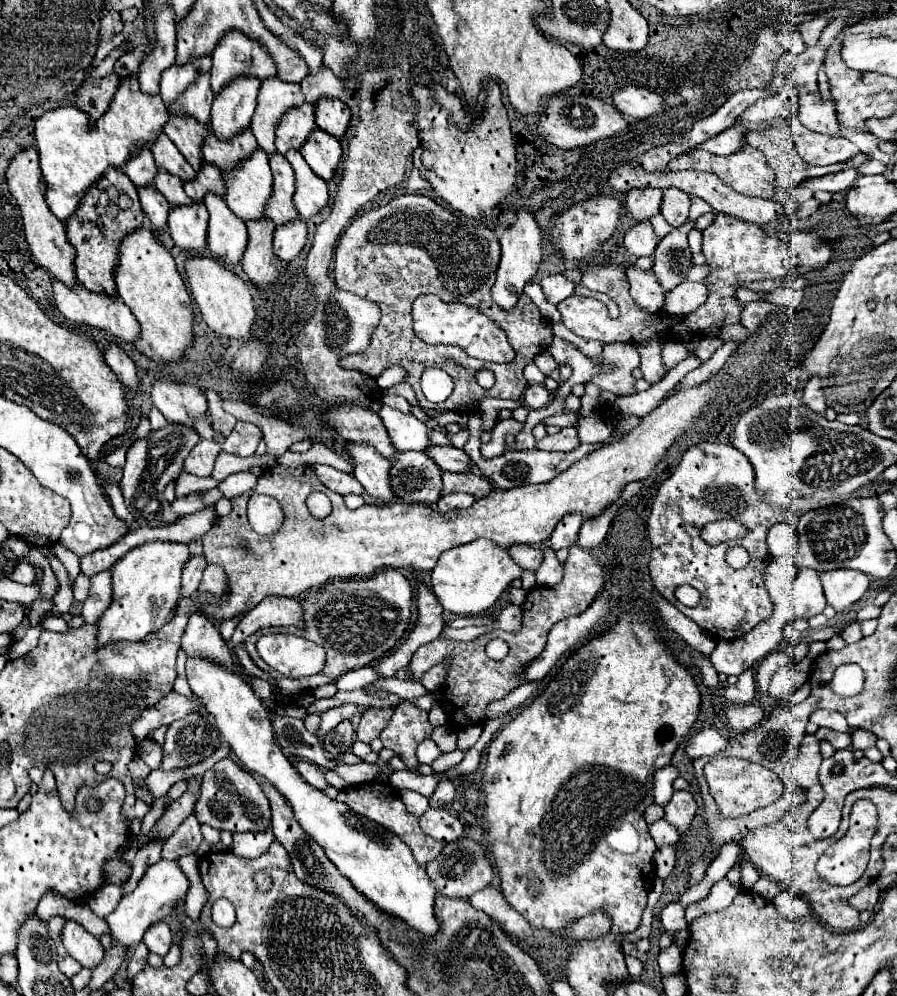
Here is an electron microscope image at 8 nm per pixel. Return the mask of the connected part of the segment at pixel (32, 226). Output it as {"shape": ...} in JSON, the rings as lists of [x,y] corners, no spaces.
{"shape":[[[29,146],[29,148],[21,150],[19,154],[15,154],[15,158],[11,158],[11,162],[7,166],[5,176],[7,176],[9,190],[11,190],[13,198],[19,204],[19,210],[21,210],[23,230],[25,230],[25,238],[27,238],[31,254],[37,258],[39,266],[43,266],[51,272],[53,278],[63,280],[63,284],[67,284],[67,286],[75,286],[77,284],[75,270],[73,270],[75,250],[65,238],[63,222],[59,218],[55,218],[55,214],[51,214],[51,210],[47,208],[43,176],[39,174],[39,154],[37,154],[37,150],[33,146]]]}

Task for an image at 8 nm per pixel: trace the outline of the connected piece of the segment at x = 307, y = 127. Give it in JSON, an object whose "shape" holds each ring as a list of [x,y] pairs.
{"shape":[[[303,102],[301,106],[289,108],[277,128],[275,128],[275,146],[279,154],[285,154],[287,150],[295,146],[303,146],[307,140],[307,134],[315,128],[315,116],[313,116],[313,104]]]}

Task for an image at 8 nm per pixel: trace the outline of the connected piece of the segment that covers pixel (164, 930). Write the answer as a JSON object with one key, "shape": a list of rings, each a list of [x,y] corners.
{"shape":[[[157,922],[155,926],[151,926],[151,930],[147,930],[143,942],[149,948],[149,952],[163,958],[171,948],[171,930],[169,930],[169,926],[165,922]]]}

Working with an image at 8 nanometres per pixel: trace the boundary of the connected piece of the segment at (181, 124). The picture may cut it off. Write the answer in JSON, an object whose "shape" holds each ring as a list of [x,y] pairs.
{"shape":[[[169,114],[169,120],[163,126],[163,132],[179,148],[179,152],[187,158],[187,162],[195,170],[199,170],[203,162],[201,144],[203,144],[203,138],[207,136],[207,128],[195,118],[189,118],[183,114]]]}

